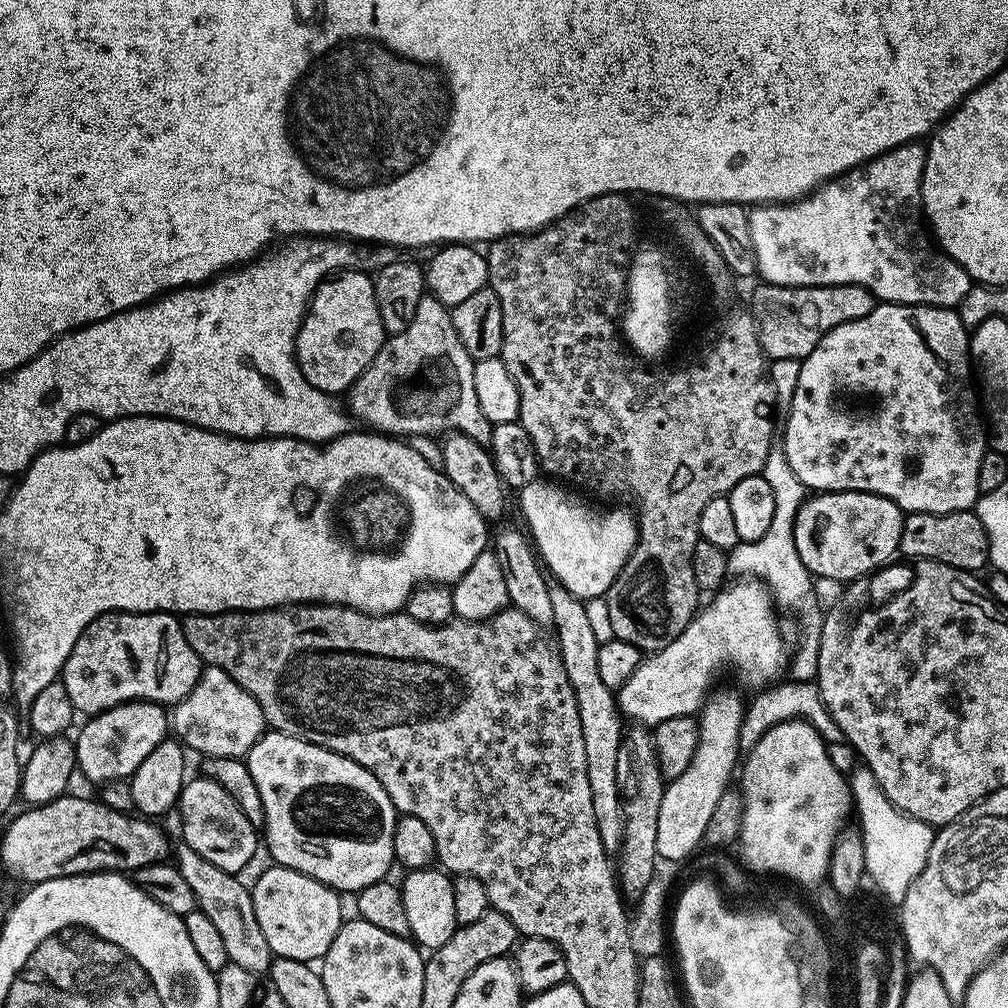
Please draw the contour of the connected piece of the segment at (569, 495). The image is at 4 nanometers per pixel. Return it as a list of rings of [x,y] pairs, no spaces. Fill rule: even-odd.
[[[552,478],[532,480],[524,488],[519,489],[520,512],[528,523],[527,531],[530,533],[530,539],[551,579],[566,590],[570,590],[570,594],[587,601],[603,597],[608,587],[618,578],[622,566],[626,566],[636,545],[638,520],[633,513],[631,516],[624,508],[595,508],[579,496],[581,495],[579,491],[576,493],[571,490],[576,491]]]

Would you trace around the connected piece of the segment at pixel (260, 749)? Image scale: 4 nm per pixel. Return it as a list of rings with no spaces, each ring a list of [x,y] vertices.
[[[275,730],[265,731],[260,740],[254,742],[254,746],[249,750],[246,757],[246,763],[250,775],[254,778],[254,786],[258,786],[258,794],[262,798],[262,806],[264,807],[262,836],[263,839],[264,836],[268,839],[268,852],[276,859],[273,861],[279,867],[298,870],[302,874],[322,882],[328,888],[336,889],[337,893],[340,894],[345,894],[344,892],[349,892],[349,894],[361,892],[366,886],[374,886],[374,882],[385,879],[389,875],[388,871],[394,868],[394,830],[396,829],[398,813],[395,806],[390,802],[386,790],[382,790],[378,778],[374,778],[374,774],[370,774],[370,770],[358,766],[358,762],[354,762],[342,754],[331,752],[322,746],[306,742],[302,738],[294,738],[290,734]]]

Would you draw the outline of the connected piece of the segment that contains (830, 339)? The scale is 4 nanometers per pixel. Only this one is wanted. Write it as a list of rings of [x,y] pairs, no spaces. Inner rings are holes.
[[[887,302],[877,303],[874,310],[870,310],[870,314],[866,314],[866,318],[858,318],[846,322],[842,326],[838,326],[834,330],[830,330],[818,342],[816,349],[809,356],[799,361],[798,371],[796,374],[796,389],[794,390],[794,398],[792,403],[787,405],[788,421],[783,421],[782,436],[784,432],[784,441],[782,447],[786,454],[786,462],[790,462],[794,474],[798,474],[798,482],[802,482],[805,489],[811,490],[813,493],[821,492],[873,492],[879,496],[890,498],[905,512],[929,512],[930,514],[946,514],[947,512],[967,512],[980,499],[982,493],[978,490],[978,465],[982,462],[982,454],[986,450],[986,420],[982,415],[982,404],[978,399],[978,388],[974,383],[974,365],[970,355],[970,332],[965,328],[964,323],[960,320],[959,311],[950,308],[938,308],[931,304],[890,304]]]

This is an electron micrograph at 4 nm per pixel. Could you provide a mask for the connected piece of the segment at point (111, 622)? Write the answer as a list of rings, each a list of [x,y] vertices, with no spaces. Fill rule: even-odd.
[[[106,612],[90,622],[74,642],[62,679],[73,709],[91,718],[131,700],[174,706],[194,690],[201,671],[200,656],[190,650],[180,620],[173,613]]]

